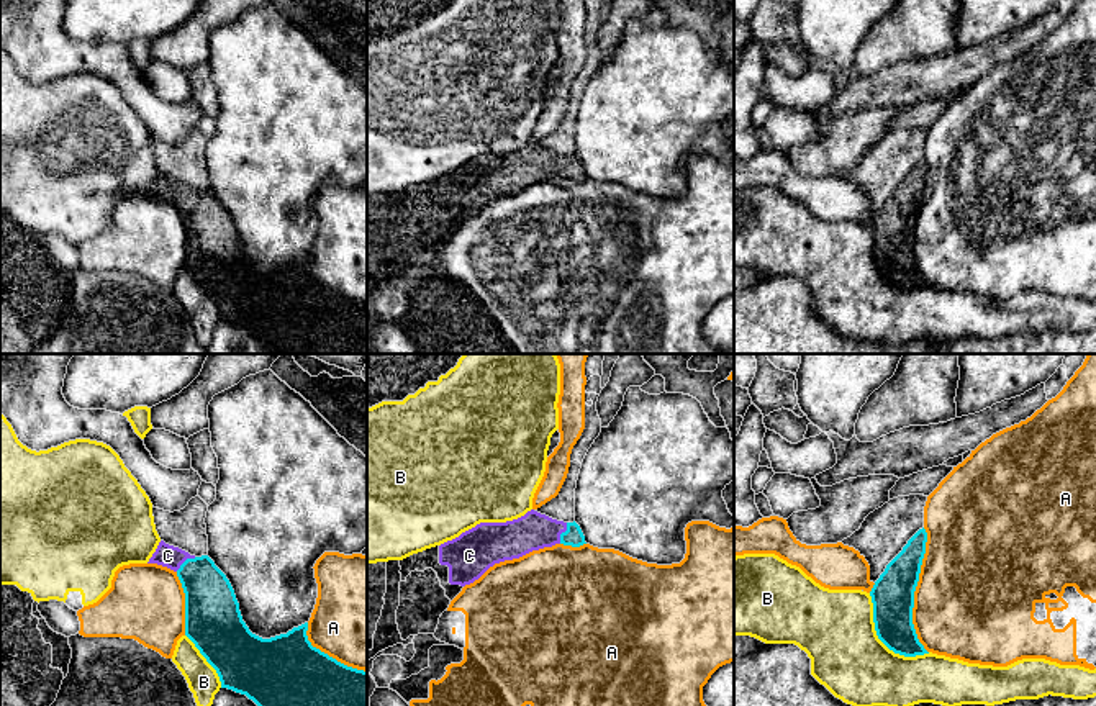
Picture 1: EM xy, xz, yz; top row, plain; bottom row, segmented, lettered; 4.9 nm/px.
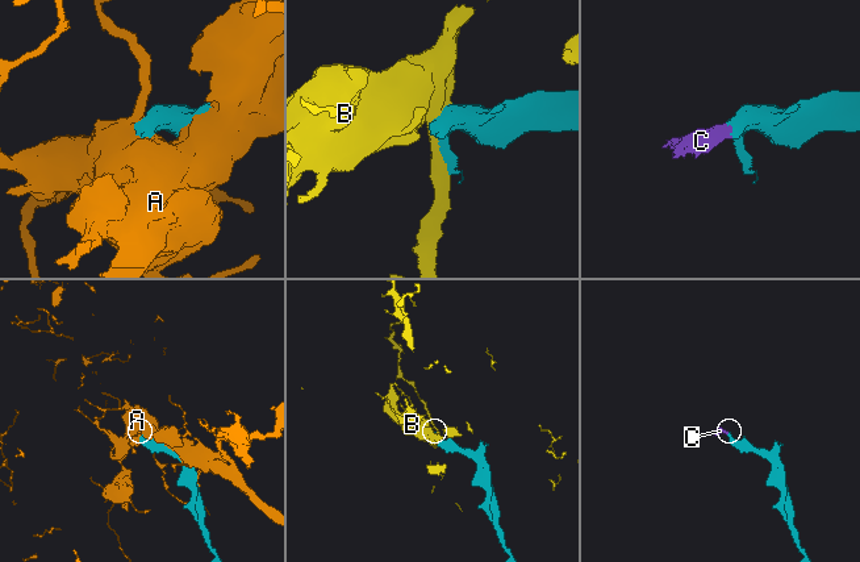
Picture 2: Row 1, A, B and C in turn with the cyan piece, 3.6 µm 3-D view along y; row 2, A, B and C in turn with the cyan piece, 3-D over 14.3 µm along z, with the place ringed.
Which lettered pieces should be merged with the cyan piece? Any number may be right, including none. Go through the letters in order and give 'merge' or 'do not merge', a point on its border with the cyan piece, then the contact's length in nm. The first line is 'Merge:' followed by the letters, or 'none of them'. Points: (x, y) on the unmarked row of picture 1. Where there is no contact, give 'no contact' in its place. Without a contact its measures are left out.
Merge: C
A: do not merge | yz (914, 223) | 600 nm
B: do not merge | yz (882, 274) | 420 nm
C: merge | xz (562, 166) | 110 nm

